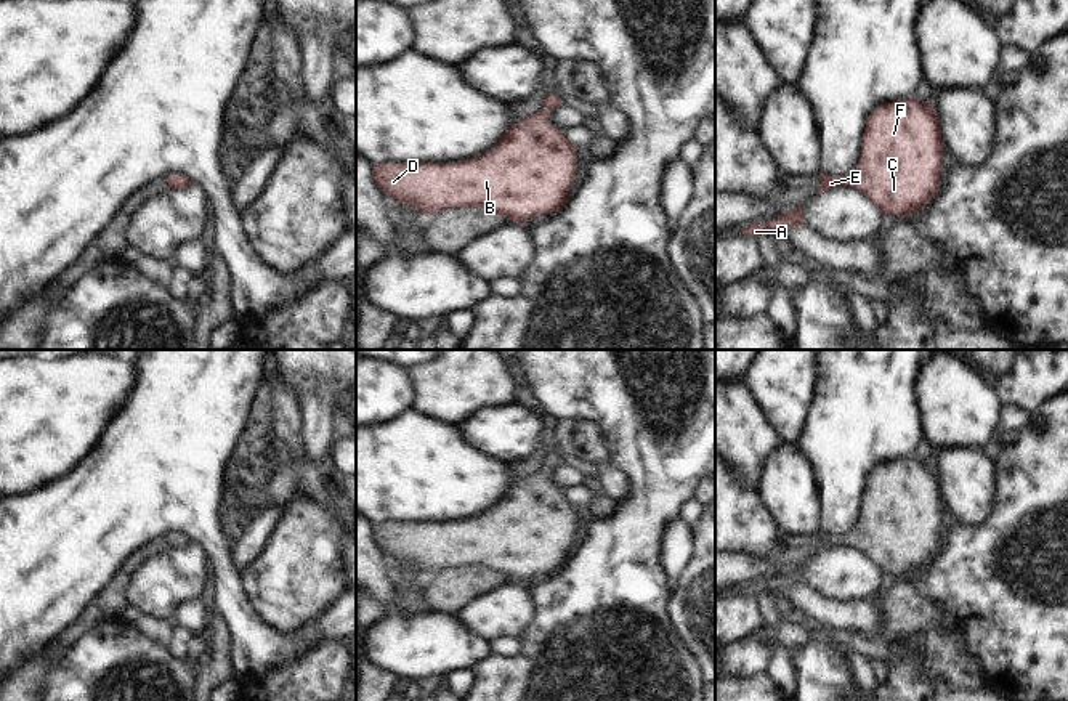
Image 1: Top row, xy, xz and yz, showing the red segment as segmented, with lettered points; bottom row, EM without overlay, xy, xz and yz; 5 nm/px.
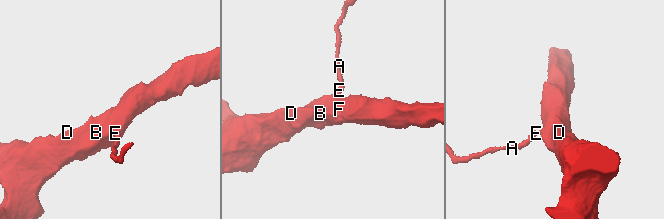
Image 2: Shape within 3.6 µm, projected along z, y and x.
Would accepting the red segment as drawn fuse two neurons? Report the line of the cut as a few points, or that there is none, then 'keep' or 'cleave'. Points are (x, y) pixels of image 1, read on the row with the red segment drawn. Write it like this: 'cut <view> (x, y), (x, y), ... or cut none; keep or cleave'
cut none; keep

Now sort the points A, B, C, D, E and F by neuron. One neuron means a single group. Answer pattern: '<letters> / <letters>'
A B C D E F

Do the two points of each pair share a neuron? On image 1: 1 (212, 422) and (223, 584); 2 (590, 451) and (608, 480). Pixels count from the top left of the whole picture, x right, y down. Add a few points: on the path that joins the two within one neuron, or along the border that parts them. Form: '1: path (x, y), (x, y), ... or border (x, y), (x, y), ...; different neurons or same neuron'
1: path (202, 462), (202, 528), (214, 544); same neuron
2: border (608, 462), (597, 467); different neurons

